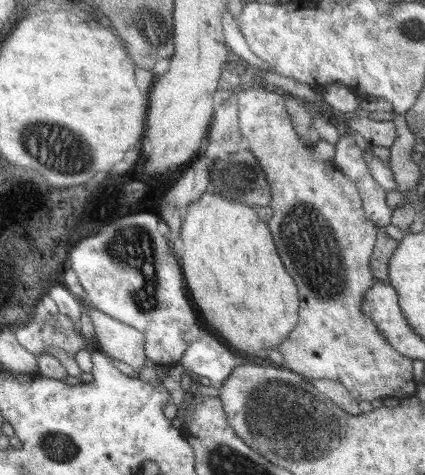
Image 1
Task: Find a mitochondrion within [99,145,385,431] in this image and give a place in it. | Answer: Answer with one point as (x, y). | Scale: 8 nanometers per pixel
(321, 267)

